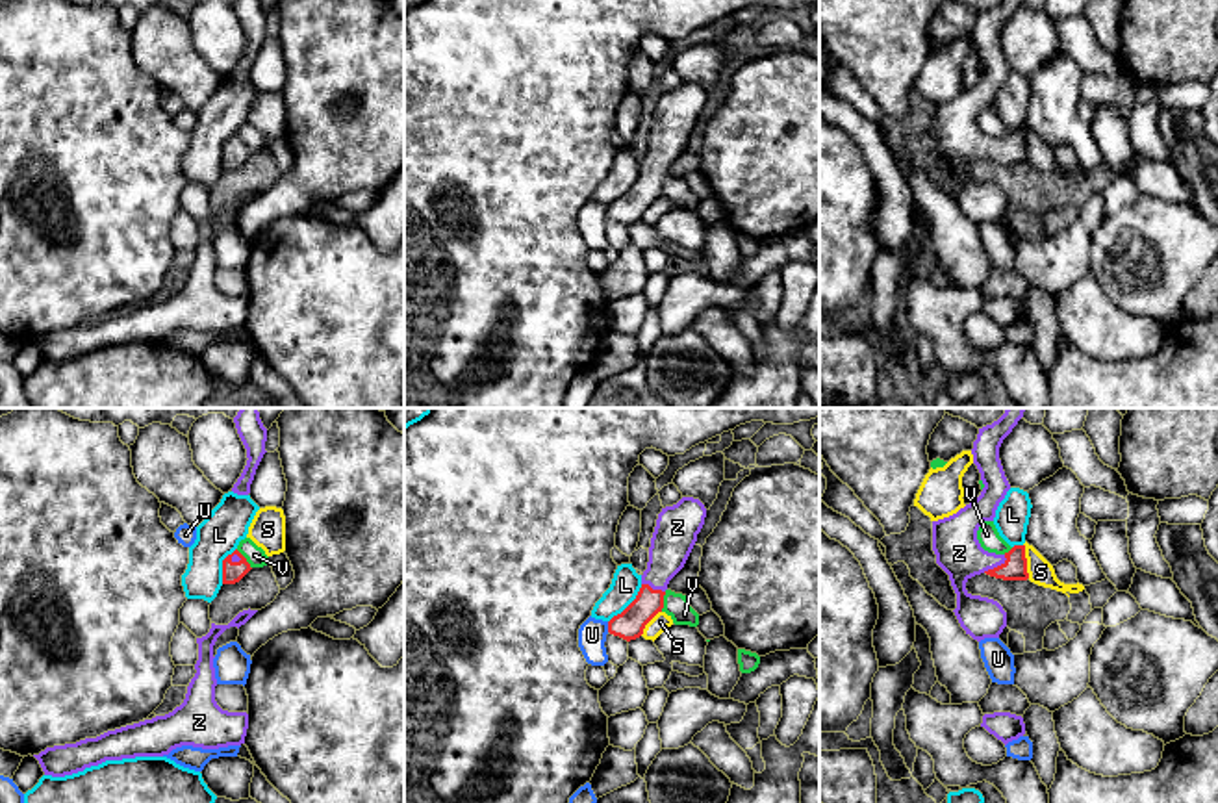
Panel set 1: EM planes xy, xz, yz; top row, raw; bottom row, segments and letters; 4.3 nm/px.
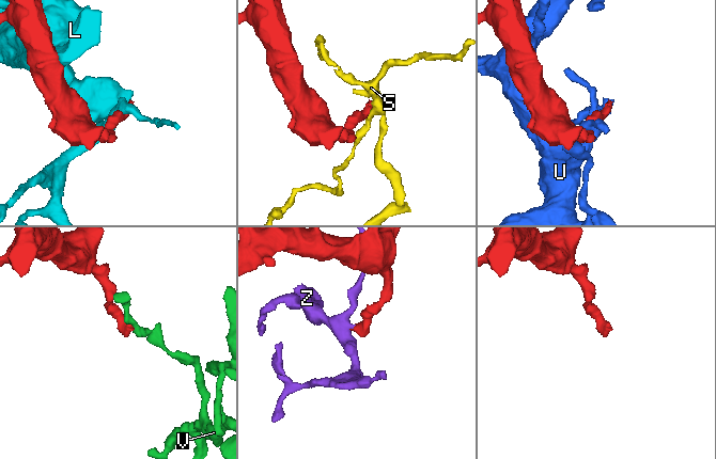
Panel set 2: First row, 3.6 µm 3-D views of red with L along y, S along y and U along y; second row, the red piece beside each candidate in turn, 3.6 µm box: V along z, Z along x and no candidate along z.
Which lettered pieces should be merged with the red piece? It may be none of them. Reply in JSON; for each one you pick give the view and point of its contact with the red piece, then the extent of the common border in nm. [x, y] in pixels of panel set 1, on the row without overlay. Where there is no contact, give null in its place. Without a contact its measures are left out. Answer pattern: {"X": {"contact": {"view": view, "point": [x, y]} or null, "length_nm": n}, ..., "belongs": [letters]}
{"Z": {"contact": {"view": "yz", "point": [998, 151]}, "length_nm": 130}, "belongs": ["Z"]}

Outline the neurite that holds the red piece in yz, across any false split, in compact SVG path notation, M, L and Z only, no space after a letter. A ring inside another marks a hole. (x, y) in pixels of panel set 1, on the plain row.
M1001 0L992 9L979 13L973 26L973 48L984 69L981 80L957 98L933 106L933 135L936 148L949 159L957 178L953 195L960 211L973 224L999 223L1007 211L1007 197L988 182L971 180L966 167L981 158L1003 165L1027 165L1025 130L1014 130L1005 139L988 137L977 124L984 106L994 106L999 87L1010 69L1005 61L999 32L1023 0Z

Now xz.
M682 82L662 93L651 122L647 154L636 184L608 206L608 217L627 226L643 219L645 210L664 193L669 165L684 152L706 102L699 83Z

